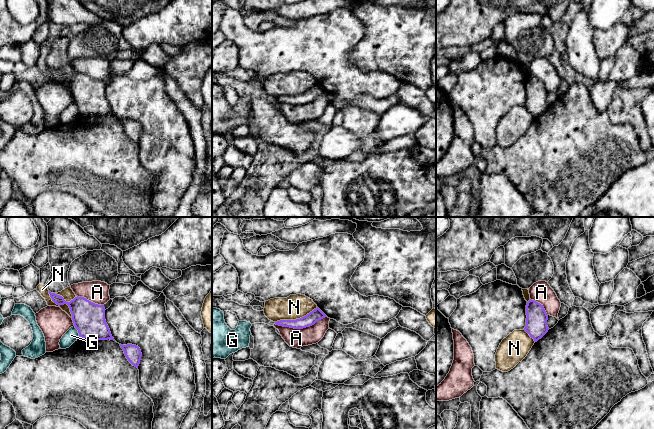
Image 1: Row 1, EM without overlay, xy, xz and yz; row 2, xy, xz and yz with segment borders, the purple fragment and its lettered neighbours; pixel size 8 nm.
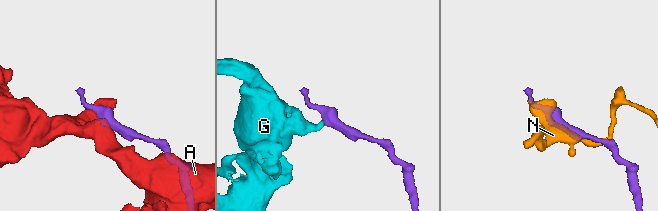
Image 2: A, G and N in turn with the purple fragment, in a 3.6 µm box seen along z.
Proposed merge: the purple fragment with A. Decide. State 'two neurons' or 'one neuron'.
two neurons

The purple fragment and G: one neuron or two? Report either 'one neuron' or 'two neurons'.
two neurons

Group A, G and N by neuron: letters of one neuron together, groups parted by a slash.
A / G / N

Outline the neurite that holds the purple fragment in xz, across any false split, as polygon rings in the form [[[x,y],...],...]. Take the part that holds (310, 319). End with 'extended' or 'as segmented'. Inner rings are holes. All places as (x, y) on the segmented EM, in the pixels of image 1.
[[[317,307],[306,316],[296,320],[280,320],[275,322],[276,325],[290,327],[294,329],[303,329],[314,325],[317,321],[325,318],[326,315]]]; as segmented

